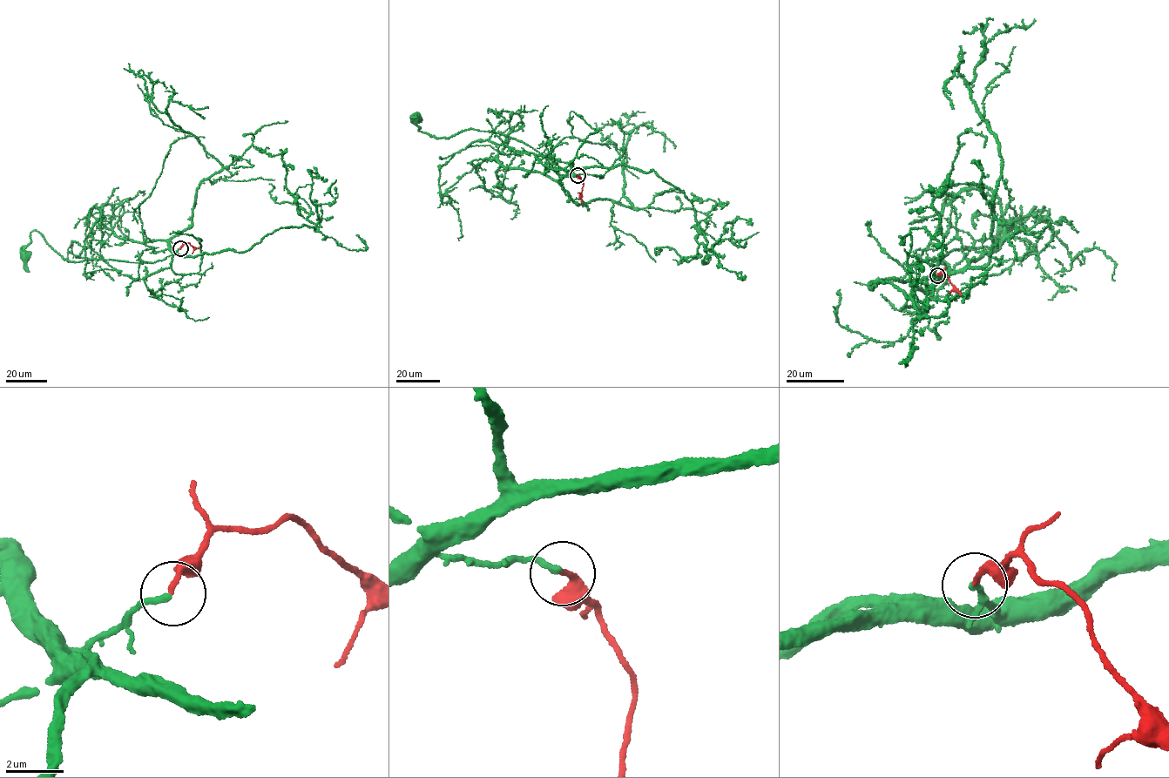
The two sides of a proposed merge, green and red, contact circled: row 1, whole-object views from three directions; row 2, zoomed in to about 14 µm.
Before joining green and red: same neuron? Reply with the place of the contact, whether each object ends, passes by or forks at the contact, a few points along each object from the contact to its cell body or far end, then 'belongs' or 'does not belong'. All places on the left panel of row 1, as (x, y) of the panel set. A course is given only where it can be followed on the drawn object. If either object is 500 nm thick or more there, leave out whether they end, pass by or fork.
(180, 248) | green ends | red ends | green via (180, 248), (152, 262), (93, 259), (69, 261), (34, 230), (23, 249), (25, 255) | red via (180, 248), (188, 242), (199, 247) | belongs

